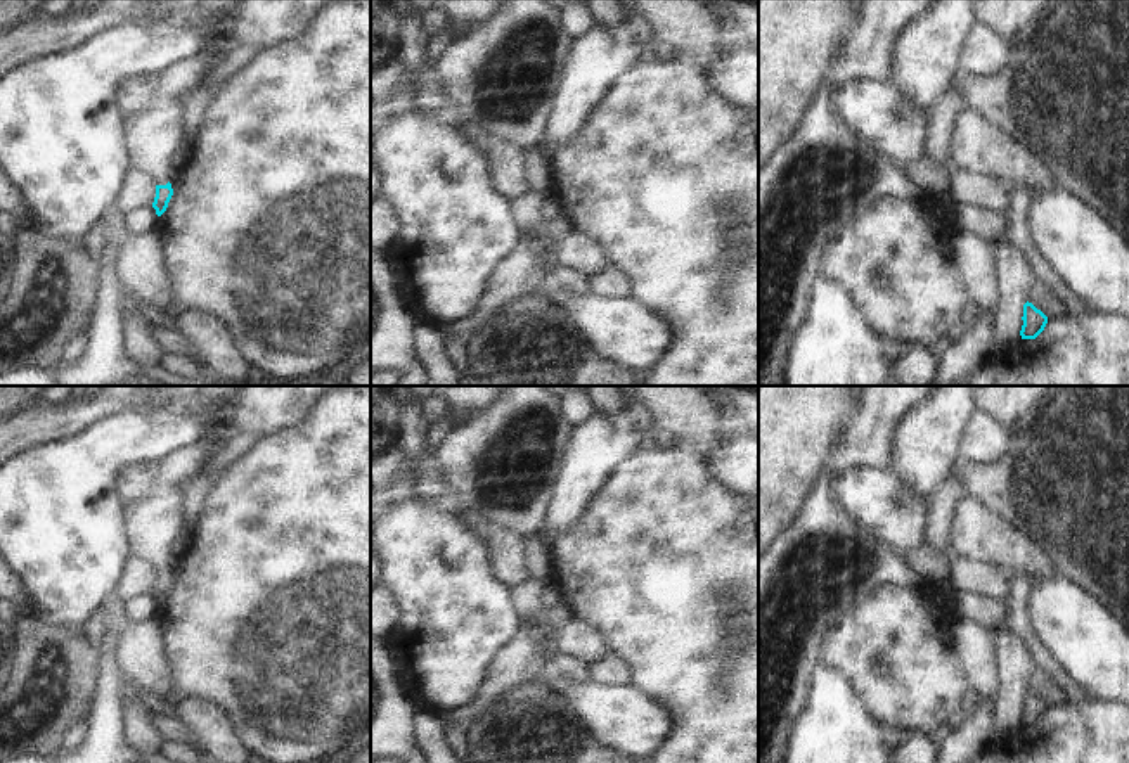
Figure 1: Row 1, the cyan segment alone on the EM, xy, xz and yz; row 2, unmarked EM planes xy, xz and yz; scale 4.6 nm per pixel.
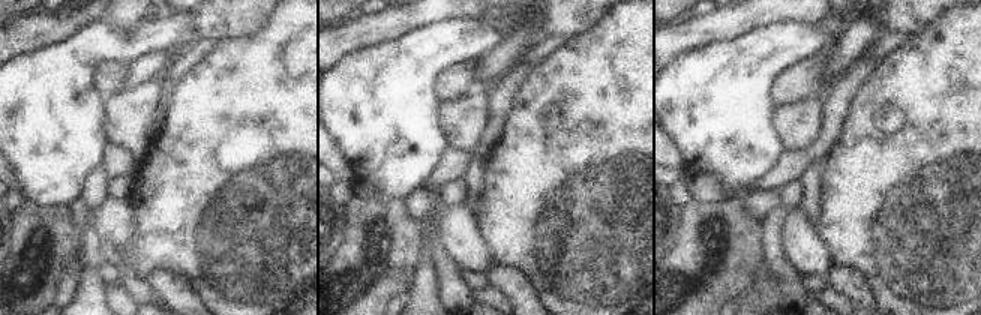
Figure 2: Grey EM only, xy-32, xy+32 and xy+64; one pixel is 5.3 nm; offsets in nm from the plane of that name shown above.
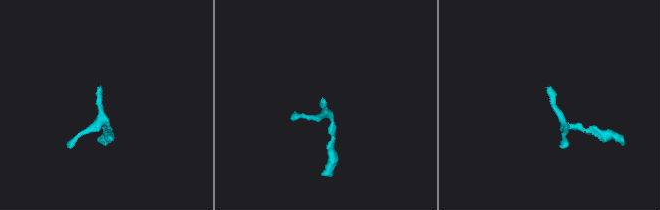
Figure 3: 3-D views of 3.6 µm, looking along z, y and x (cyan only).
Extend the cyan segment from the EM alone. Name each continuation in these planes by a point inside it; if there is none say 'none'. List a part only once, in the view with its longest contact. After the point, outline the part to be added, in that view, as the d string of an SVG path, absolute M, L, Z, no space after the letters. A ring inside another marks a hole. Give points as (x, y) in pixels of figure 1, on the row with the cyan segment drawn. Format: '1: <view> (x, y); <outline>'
1: xy (153, 139); M170 97L125 118L128 168L147 175L156 185L166 185L173 176L173 159L182 149L184 109L184 97Z

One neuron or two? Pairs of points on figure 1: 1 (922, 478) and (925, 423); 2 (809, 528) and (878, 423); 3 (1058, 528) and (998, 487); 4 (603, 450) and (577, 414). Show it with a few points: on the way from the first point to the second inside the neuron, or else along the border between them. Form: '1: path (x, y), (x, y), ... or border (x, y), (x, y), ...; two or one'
1: path (922, 464), (925, 436); one
2: path (821, 502), (830, 476), (858, 448); one
3: path (1043, 512), (1013, 487); one
4: border (596, 412), (577, 426); two

